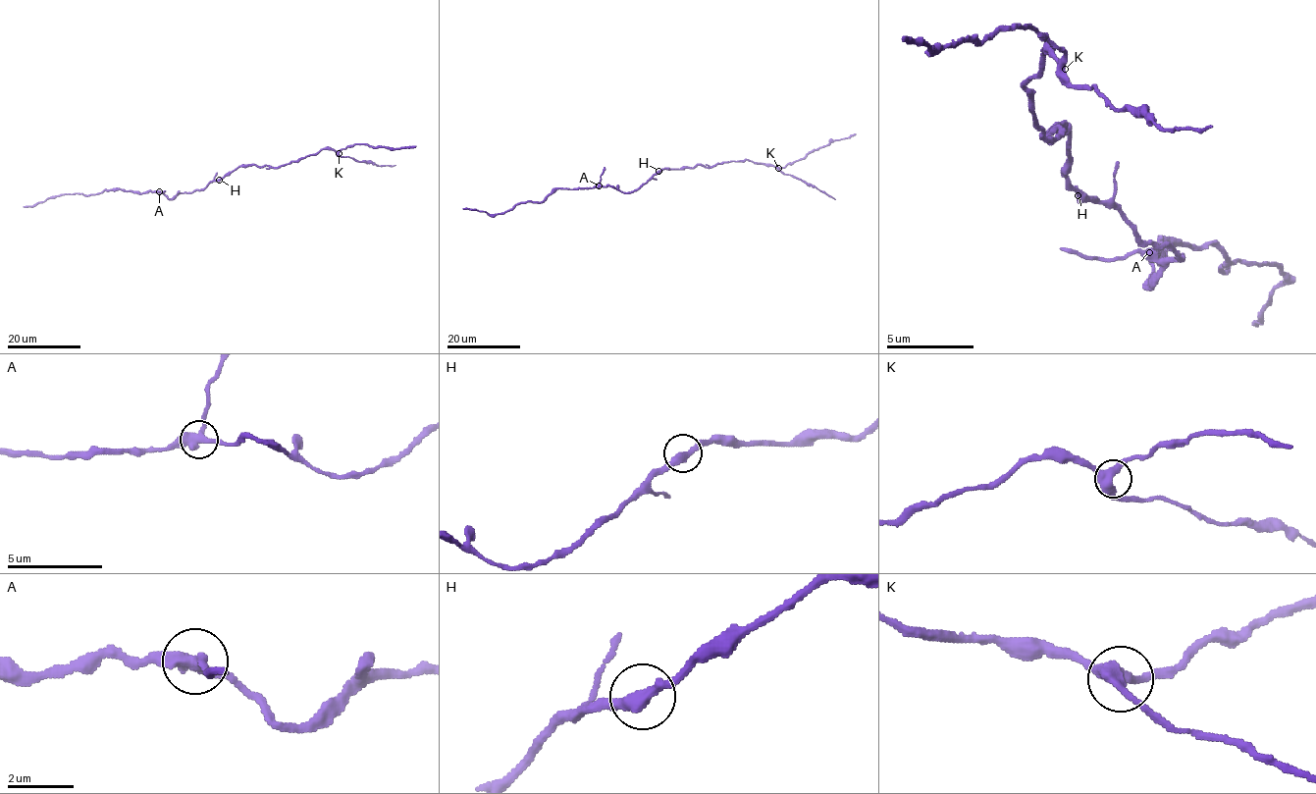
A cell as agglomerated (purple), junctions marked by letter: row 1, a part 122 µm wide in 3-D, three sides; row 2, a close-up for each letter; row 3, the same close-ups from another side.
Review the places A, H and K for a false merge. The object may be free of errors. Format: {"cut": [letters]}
{"cut": ["A"]}

